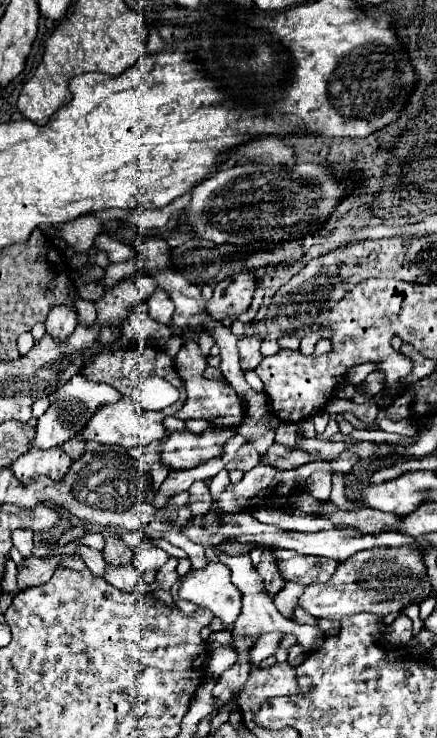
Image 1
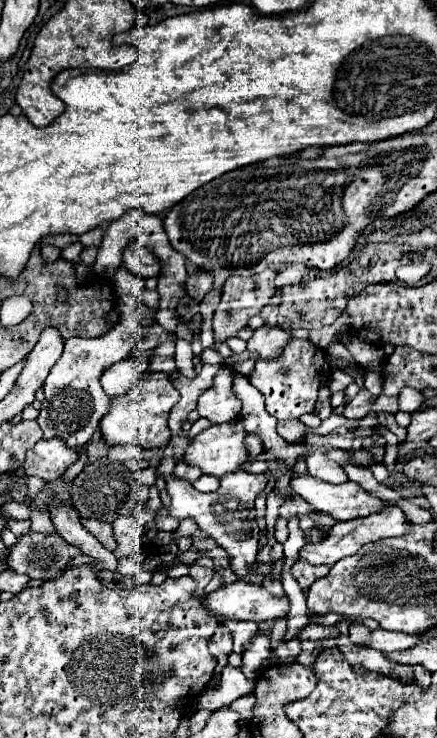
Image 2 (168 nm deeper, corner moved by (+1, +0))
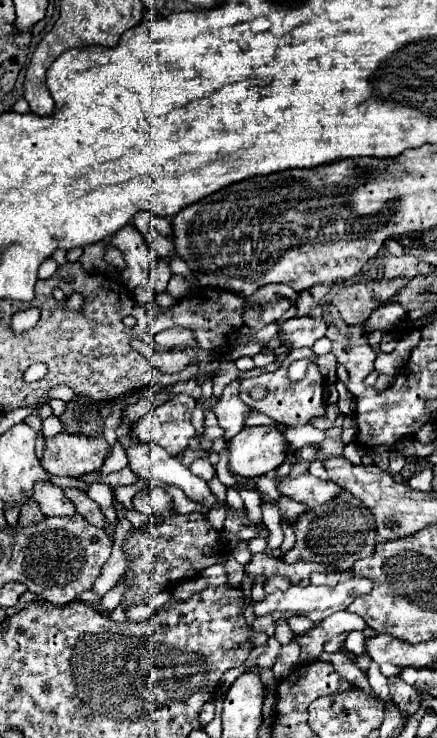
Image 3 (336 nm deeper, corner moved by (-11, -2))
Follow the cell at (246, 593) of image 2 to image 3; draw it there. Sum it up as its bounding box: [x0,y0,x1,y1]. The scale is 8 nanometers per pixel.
[254,574,374,622]

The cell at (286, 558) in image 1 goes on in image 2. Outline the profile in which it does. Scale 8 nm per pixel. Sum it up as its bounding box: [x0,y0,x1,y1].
[292,560,330,588]

